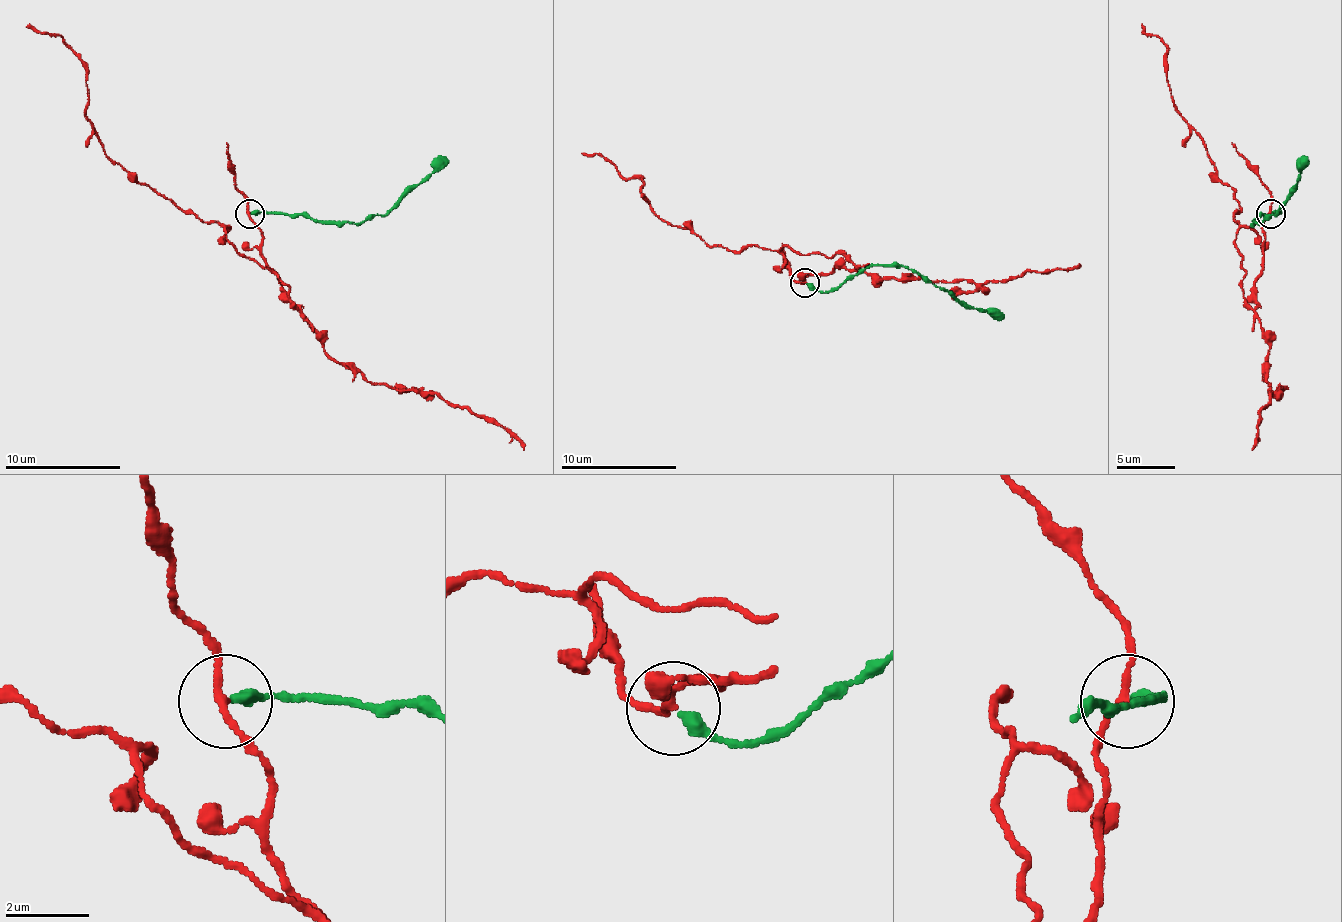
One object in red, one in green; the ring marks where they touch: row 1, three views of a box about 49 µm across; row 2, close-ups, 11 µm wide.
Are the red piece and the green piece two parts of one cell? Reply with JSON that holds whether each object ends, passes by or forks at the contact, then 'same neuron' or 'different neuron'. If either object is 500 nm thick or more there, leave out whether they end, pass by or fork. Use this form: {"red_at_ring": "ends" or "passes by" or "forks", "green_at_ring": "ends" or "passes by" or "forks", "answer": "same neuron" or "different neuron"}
{"red_at_ring": "passes by", "green_at_ring": "ends", "answer": "different neuron"}

